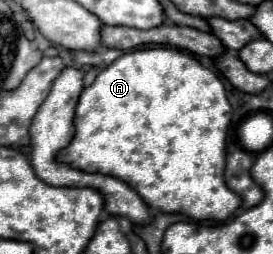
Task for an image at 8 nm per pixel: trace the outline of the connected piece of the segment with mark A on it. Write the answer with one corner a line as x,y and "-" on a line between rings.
155,47
155,49
139,49
139,51
131,51
121,55
117,61
113,61
109,67
105,67
97,79
93,81
93,85
85,87
77,109
75,109
75,137
73,141
61,149
57,153
57,161
65,163
73,169
81,169
85,173
101,173
101,175
109,175
109,177
117,177
123,183
127,183
151,209
163,211
163,213
181,213
187,215
195,221
215,221
215,223
223,223
227,221
235,209
241,205
241,199
237,193
229,191
223,179
223,169
225,169
225,137
227,137
227,127
231,123
231,105
227,105
227,95
225,95
225,87
219,81
219,77
203,67
193,55
181,51
181,49
169,49
169,47

